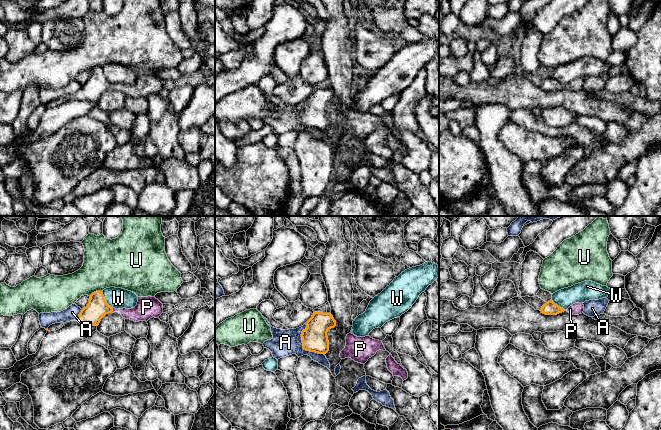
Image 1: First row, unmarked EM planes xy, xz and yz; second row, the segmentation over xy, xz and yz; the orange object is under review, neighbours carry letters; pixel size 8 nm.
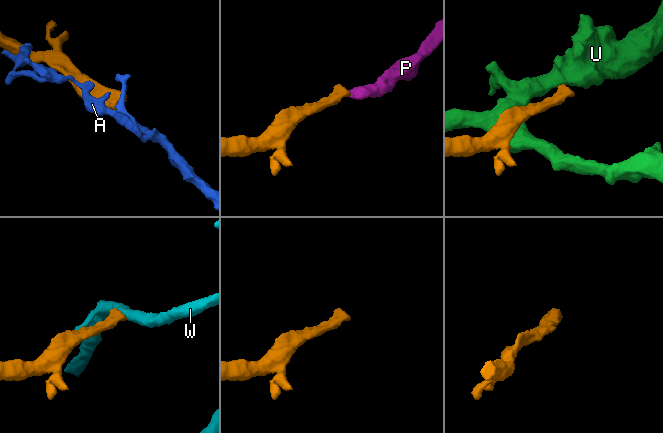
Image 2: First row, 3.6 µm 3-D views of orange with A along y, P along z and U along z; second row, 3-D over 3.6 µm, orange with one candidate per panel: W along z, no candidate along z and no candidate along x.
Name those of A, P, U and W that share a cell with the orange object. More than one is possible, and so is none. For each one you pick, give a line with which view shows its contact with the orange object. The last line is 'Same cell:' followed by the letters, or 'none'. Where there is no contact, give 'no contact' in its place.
P: xy
Same cell: P

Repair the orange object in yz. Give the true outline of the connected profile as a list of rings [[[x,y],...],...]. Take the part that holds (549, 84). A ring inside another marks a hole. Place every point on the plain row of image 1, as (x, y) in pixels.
[[[552,76],[546,78],[540,85],[541,89],[545,91],[557,91],[564,88],[565,86],[555,80]]]

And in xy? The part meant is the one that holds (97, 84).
[[[102,67],[90,71],[89,79],[84,83],[77,97],[80,100],[98,102],[101,95],[109,89],[119,88],[123,94],[134,98],[158,94],[163,89],[163,80],[155,73],[138,73],[137,81],[131,85],[115,85],[109,82]]]

